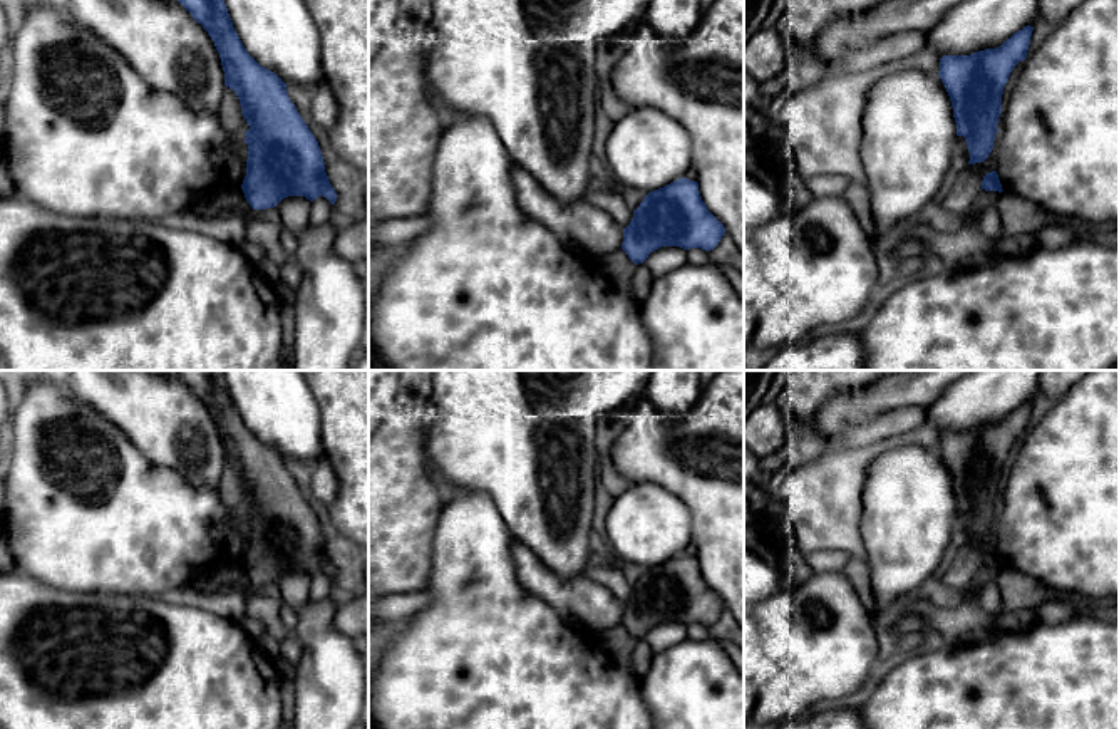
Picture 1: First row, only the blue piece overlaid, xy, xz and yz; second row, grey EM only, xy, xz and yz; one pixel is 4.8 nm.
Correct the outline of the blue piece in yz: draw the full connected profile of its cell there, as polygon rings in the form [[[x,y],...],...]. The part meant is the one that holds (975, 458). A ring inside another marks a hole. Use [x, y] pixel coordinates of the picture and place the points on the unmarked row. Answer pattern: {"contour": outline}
{"contour": [[[1024,402],[997,424],[940,434],[938,451],[951,476],[957,511],[967,516],[968,540],[983,538],[993,525],[1003,463],[1013,442],[1025,436],[1032,406]]]}

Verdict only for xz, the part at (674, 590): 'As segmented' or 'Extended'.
As segmented

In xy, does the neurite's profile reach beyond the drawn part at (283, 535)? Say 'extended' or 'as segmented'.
as segmented

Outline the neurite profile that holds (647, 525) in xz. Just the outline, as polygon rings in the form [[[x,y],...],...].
[[[650,481],[632,484],[606,501],[600,530],[623,563],[655,566],[692,543],[692,520],[687,504],[672,491]]]

